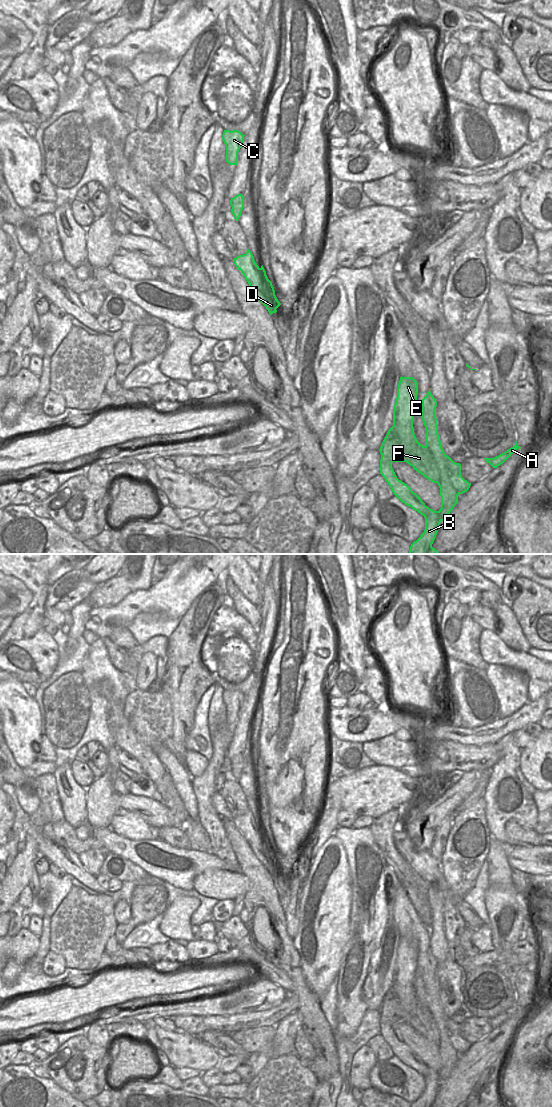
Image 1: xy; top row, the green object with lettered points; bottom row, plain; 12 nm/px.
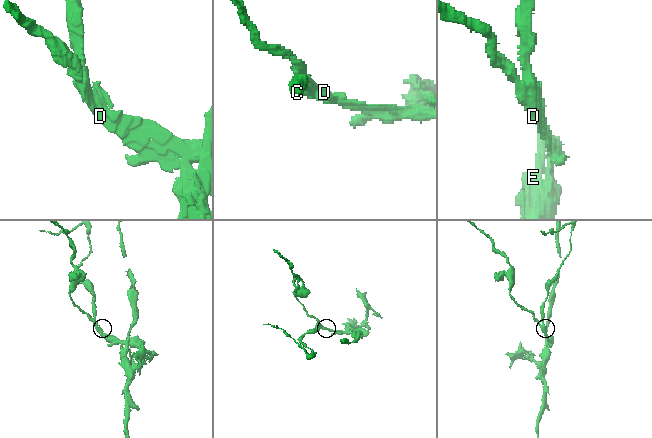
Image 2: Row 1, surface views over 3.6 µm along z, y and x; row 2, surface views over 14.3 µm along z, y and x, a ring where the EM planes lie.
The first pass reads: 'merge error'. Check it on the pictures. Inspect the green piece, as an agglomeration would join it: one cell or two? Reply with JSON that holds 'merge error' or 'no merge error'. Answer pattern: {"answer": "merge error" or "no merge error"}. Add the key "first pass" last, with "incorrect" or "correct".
{"answer": "merge error", "first pass": "correct"}

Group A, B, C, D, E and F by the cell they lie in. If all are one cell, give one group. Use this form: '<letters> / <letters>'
A B E F / C D

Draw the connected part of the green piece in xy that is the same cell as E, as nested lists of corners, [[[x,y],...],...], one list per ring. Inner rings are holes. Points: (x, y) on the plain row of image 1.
[[[400,937],[397,948],[397,958],[393,970],[393,986],[388,990],[382,1005],[379,1009],[380,1034],[390,1046],[393,1054],[405,1065],[411,1067],[425,1078],[425,1090],[420,1097],[414,1101],[410,1107],[432,1107],[436,1098],[440,1083],[446,1080],[458,1062],[458,1055],[467,1052],[471,1046],[461,1035],[461,1024],[454,1022],[445,1014],[440,996],[438,994],[438,984],[436,978],[437,961],[429,951],[422,959],[421,978],[426,990],[426,1005],[420,1004],[414,994],[413,980],[417,967],[418,943],[413,937]],[[393,1022],[406,1022],[418,1033],[433,1043],[437,1043],[440,1048],[441,1068],[439,1071],[430,1069],[422,1059],[414,1053],[411,1048],[399,1040],[392,1028]]]

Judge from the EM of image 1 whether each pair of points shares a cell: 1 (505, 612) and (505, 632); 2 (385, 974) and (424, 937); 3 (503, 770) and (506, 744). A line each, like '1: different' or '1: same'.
1: same
2: different
3: same

